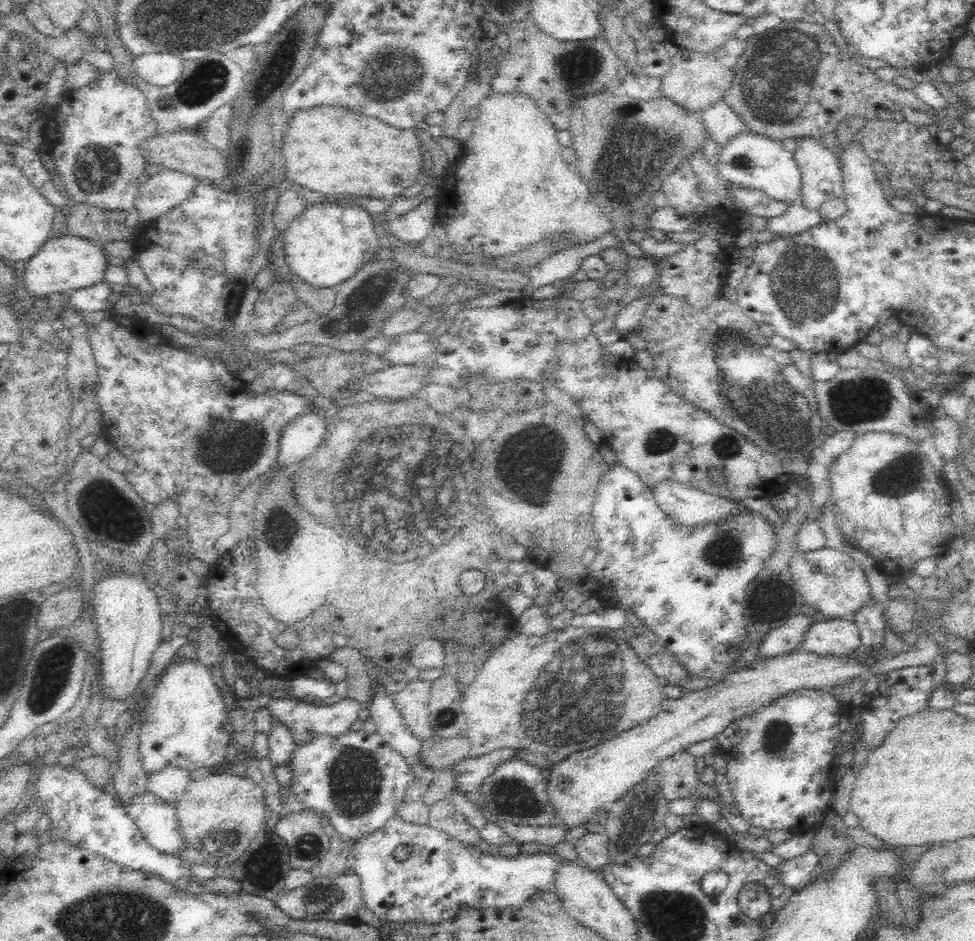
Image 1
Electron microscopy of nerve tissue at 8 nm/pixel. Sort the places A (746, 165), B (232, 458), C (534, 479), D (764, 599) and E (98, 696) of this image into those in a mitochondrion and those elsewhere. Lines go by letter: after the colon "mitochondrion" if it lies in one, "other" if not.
A: mitochondrion
B: mitochondrion
C: mitochondrion
D: mitochondrion
E: other

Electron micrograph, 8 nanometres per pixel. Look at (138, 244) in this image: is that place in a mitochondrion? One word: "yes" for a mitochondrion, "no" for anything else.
no

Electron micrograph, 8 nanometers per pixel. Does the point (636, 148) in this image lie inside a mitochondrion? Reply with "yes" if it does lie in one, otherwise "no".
yes

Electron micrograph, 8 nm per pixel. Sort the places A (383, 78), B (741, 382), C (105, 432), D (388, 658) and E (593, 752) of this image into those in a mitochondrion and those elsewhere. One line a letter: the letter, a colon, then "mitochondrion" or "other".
A: mitochondrion
B: mitochondrion
C: other
D: other
E: mitochondrion

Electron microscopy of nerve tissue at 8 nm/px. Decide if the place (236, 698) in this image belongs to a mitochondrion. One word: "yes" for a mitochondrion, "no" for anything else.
no

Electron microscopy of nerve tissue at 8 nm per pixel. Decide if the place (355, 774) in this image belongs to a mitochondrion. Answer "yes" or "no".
yes

